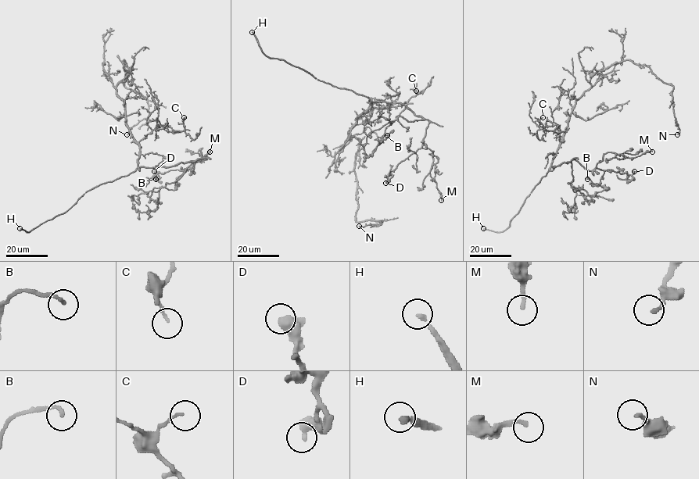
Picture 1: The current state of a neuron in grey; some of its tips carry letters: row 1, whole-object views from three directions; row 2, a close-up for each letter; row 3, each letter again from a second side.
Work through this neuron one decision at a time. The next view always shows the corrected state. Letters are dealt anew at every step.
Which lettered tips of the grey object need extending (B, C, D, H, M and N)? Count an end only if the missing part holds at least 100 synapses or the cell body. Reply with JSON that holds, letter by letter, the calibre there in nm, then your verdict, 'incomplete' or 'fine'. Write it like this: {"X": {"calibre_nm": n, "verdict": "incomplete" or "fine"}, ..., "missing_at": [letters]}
{"B": {"calibre_nm": 160, "verdict": "fine"}, "C": {"calibre_nm": 110, "verdict": "fine"}, "D": {"calibre_nm": 320, "verdict": "fine"}, "H": {"calibre_nm": 220, "verdict": "incomplete"}, "M": {"calibre_nm": 190, "verdict": "fine"}, "N": {"calibre_nm": 150, "verdict": "fine"}, "missing_at": ["H"]}

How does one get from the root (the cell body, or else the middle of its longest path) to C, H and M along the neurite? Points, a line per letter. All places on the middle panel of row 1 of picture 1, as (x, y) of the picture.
C: (357, 117), (368, 109), (401, 106), (416, 94), (414, 87), (416, 91)
H: (357, 117), (371, 106), (368, 98), (319, 80), (283, 60), (270, 58), (262, 51), (252, 32)
M: (357, 117), (371, 106), (371, 98), (402, 103), (427, 119), (422, 143), (433, 151), (441, 200)

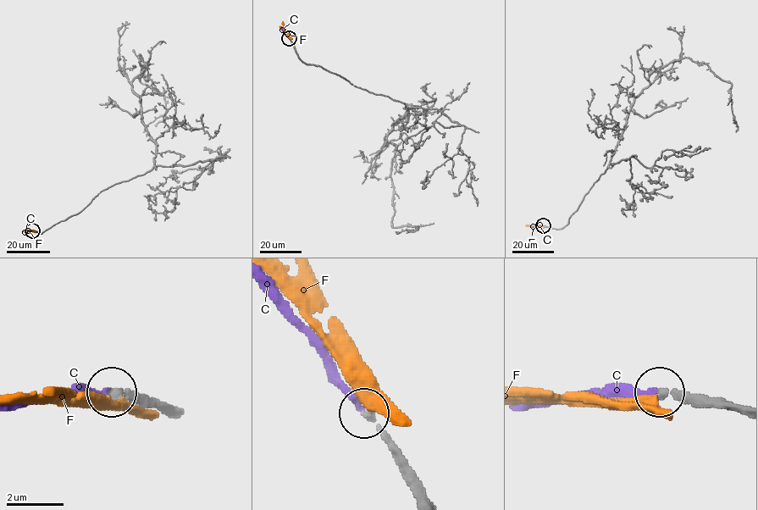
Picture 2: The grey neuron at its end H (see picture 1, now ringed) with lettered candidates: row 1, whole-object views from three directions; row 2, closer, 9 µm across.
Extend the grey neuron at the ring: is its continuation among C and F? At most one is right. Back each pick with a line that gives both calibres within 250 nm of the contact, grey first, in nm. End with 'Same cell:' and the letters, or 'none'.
C: calibres 240 and 240 nm
Same cell: C

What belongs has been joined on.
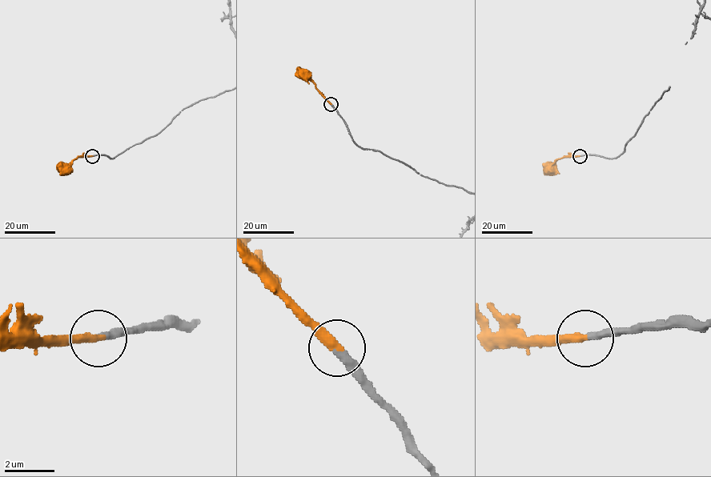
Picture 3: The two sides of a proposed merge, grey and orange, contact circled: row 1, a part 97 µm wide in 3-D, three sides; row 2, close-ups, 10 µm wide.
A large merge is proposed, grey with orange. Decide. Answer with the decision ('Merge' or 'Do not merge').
Merge

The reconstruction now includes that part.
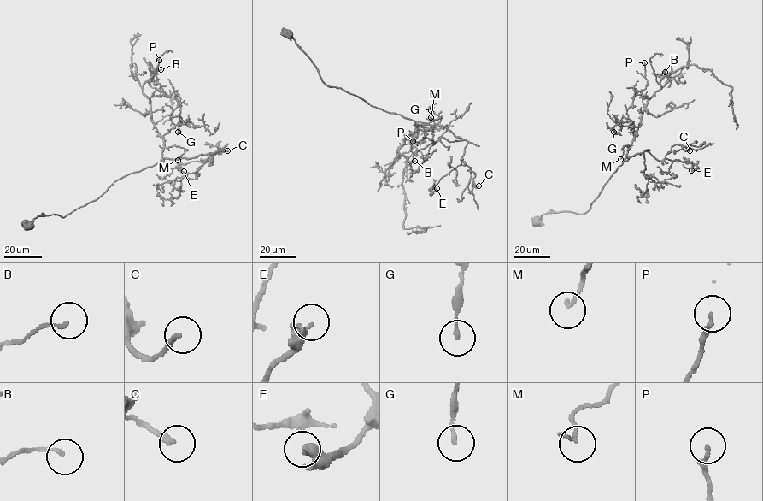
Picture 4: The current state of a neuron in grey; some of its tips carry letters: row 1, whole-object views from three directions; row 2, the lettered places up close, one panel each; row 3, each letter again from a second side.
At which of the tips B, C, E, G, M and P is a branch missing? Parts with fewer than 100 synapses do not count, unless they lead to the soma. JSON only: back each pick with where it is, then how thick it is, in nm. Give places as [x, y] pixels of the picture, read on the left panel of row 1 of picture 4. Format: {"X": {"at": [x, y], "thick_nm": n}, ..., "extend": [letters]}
{"extend": []}

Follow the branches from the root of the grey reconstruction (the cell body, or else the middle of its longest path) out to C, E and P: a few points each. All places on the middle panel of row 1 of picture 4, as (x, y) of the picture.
C: (287, 32), (326, 85), (418, 125), (443, 126), (465, 139), (461, 161), (471, 167), (472, 185), (478, 185)
E: (287, 32), (326, 85), (418, 125), (443, 126), (466, 141), (461, 162), (439, 179), (431, 193), (437, 188)
P: (287, 32), (326, 85), (414, 121), (417, 128), (403, 139), (417, 132), (415, 140), (409, 141), (413, 141)

